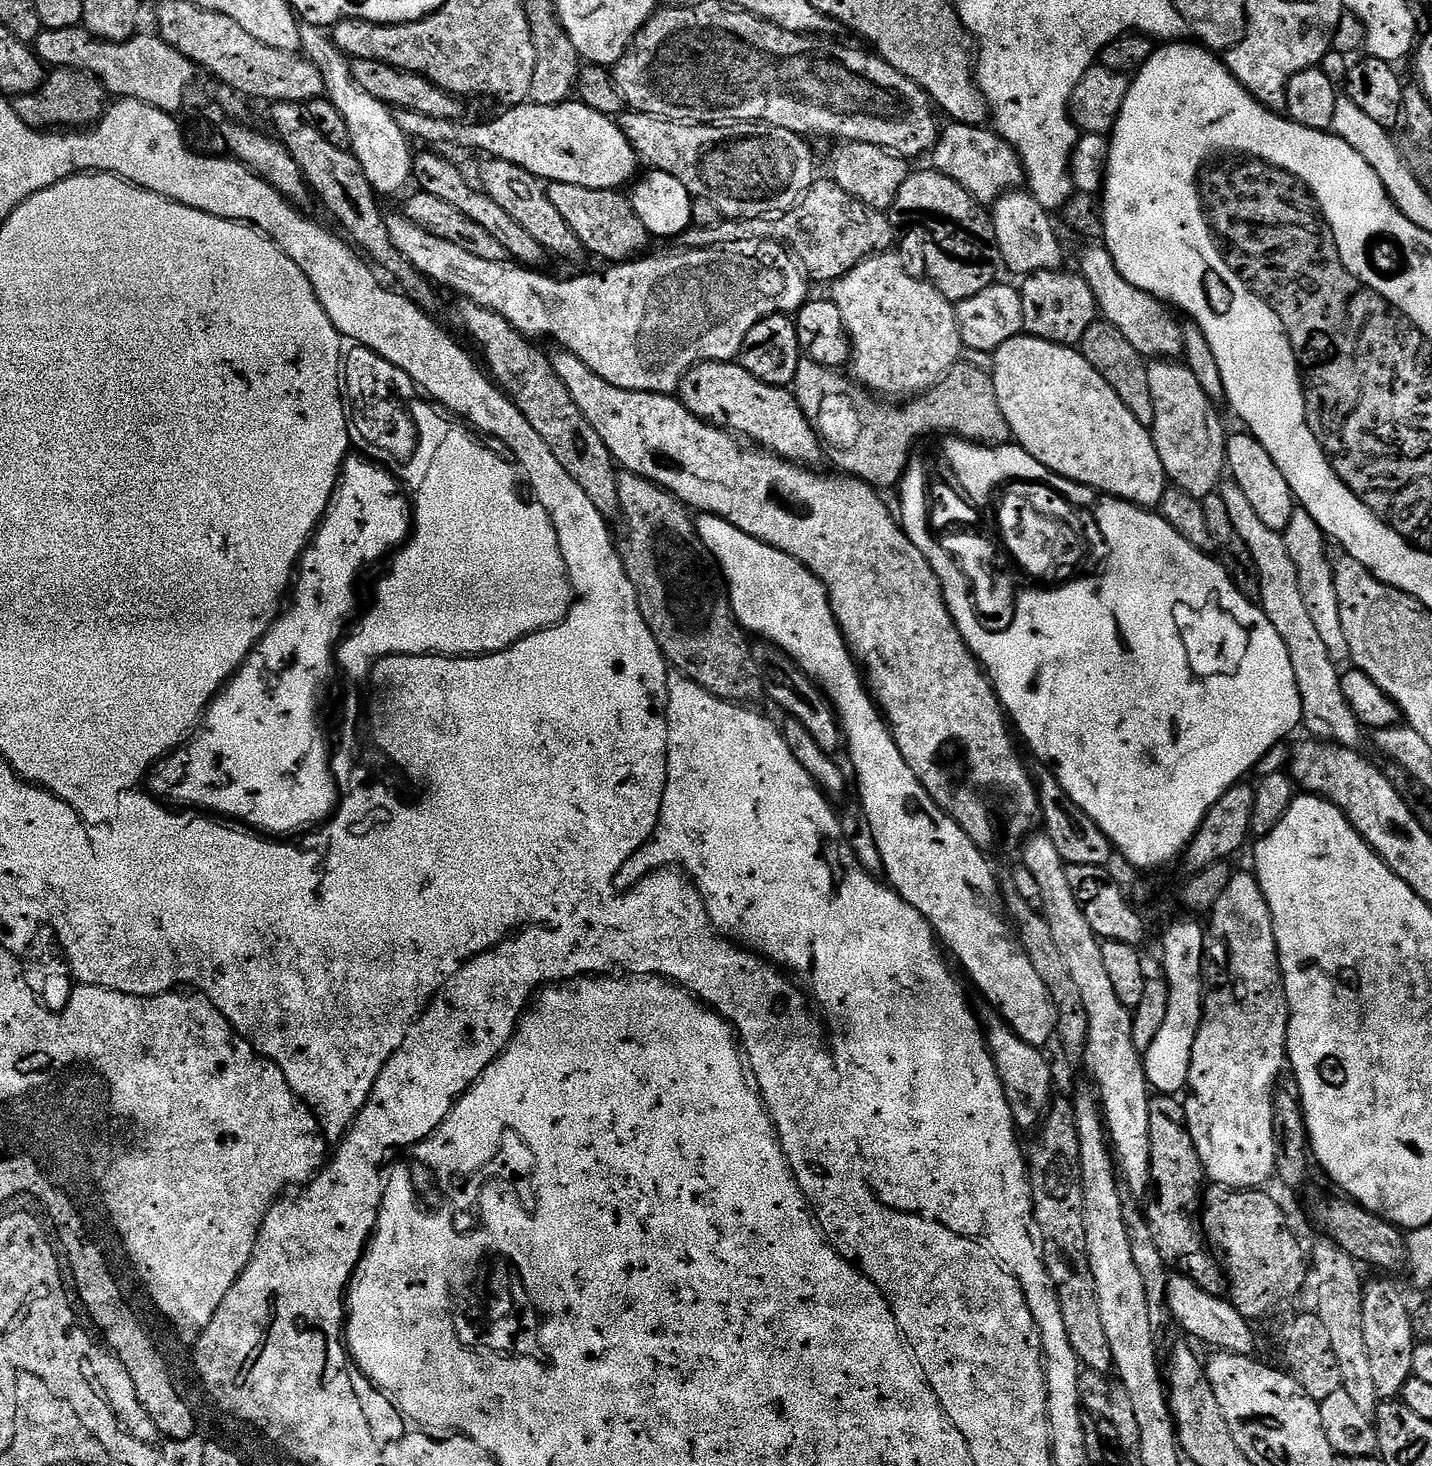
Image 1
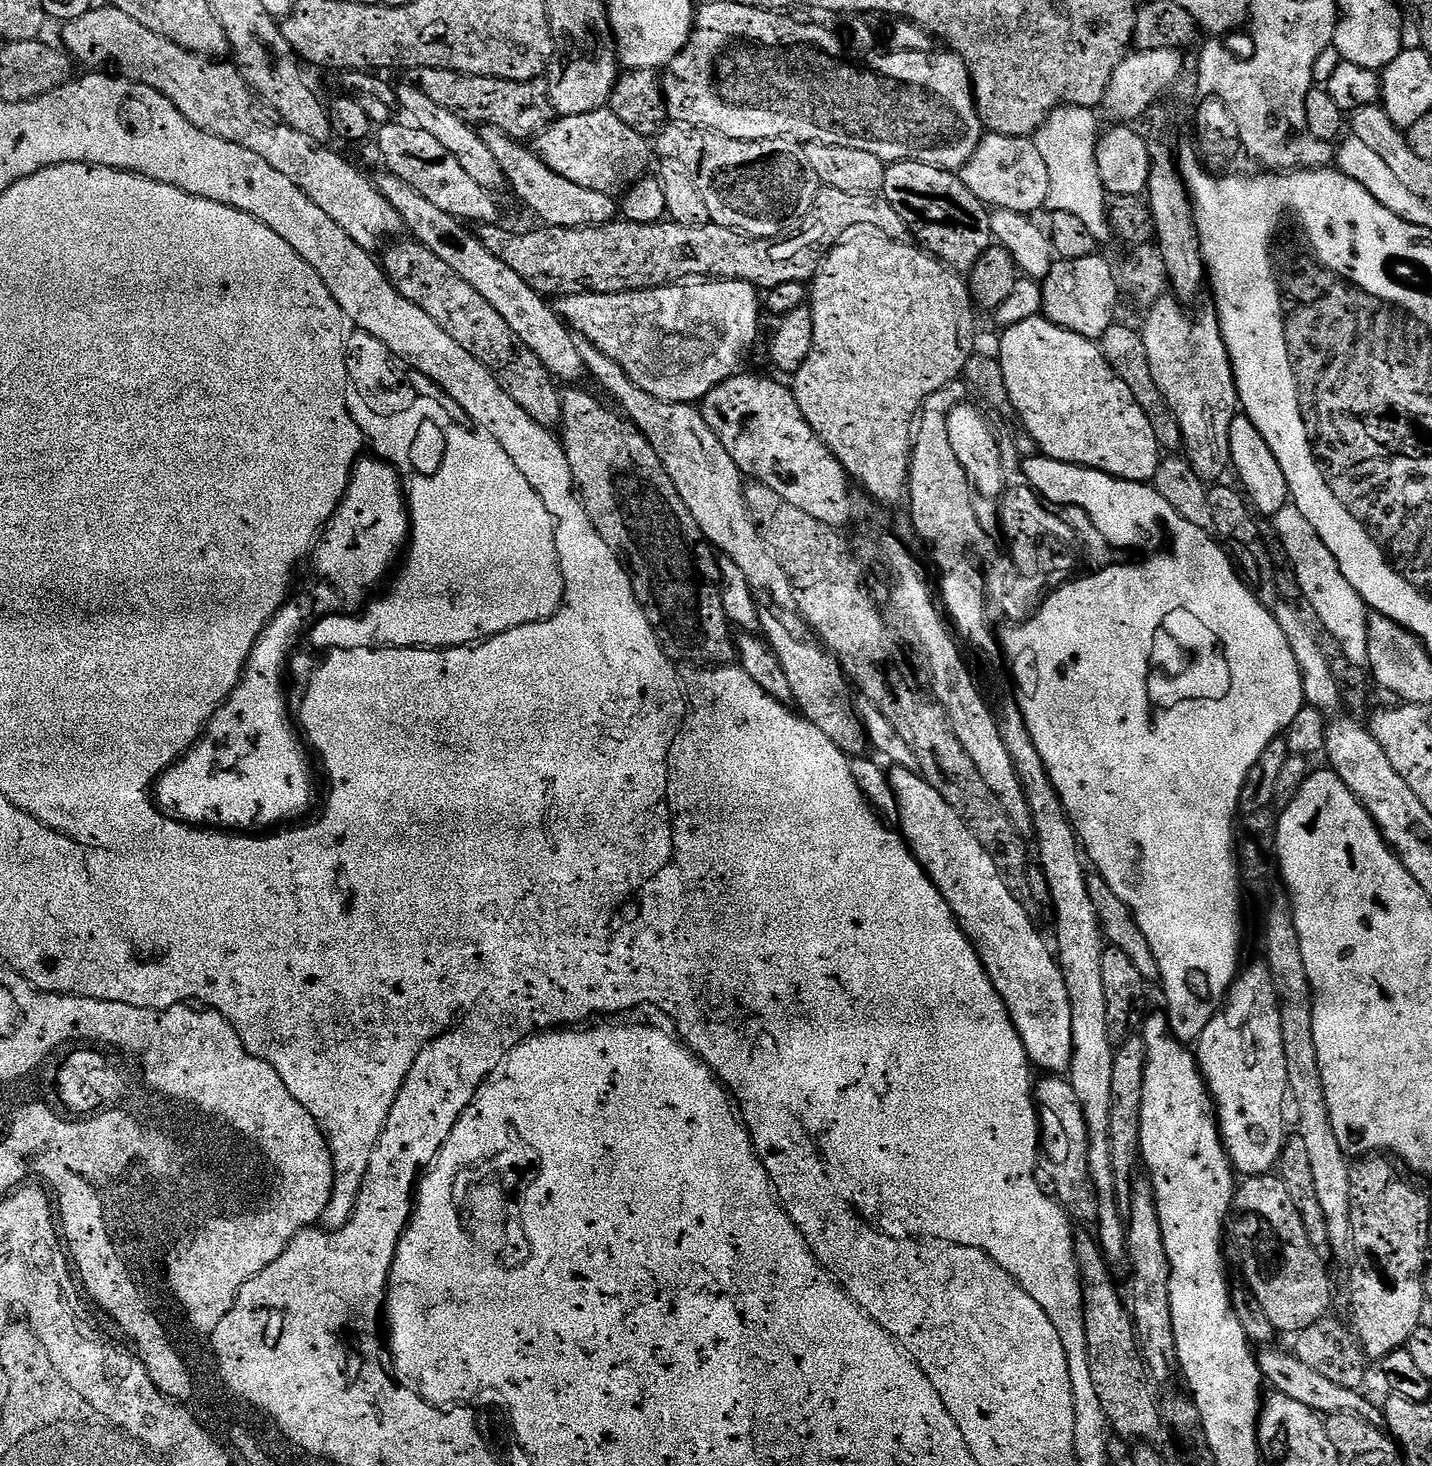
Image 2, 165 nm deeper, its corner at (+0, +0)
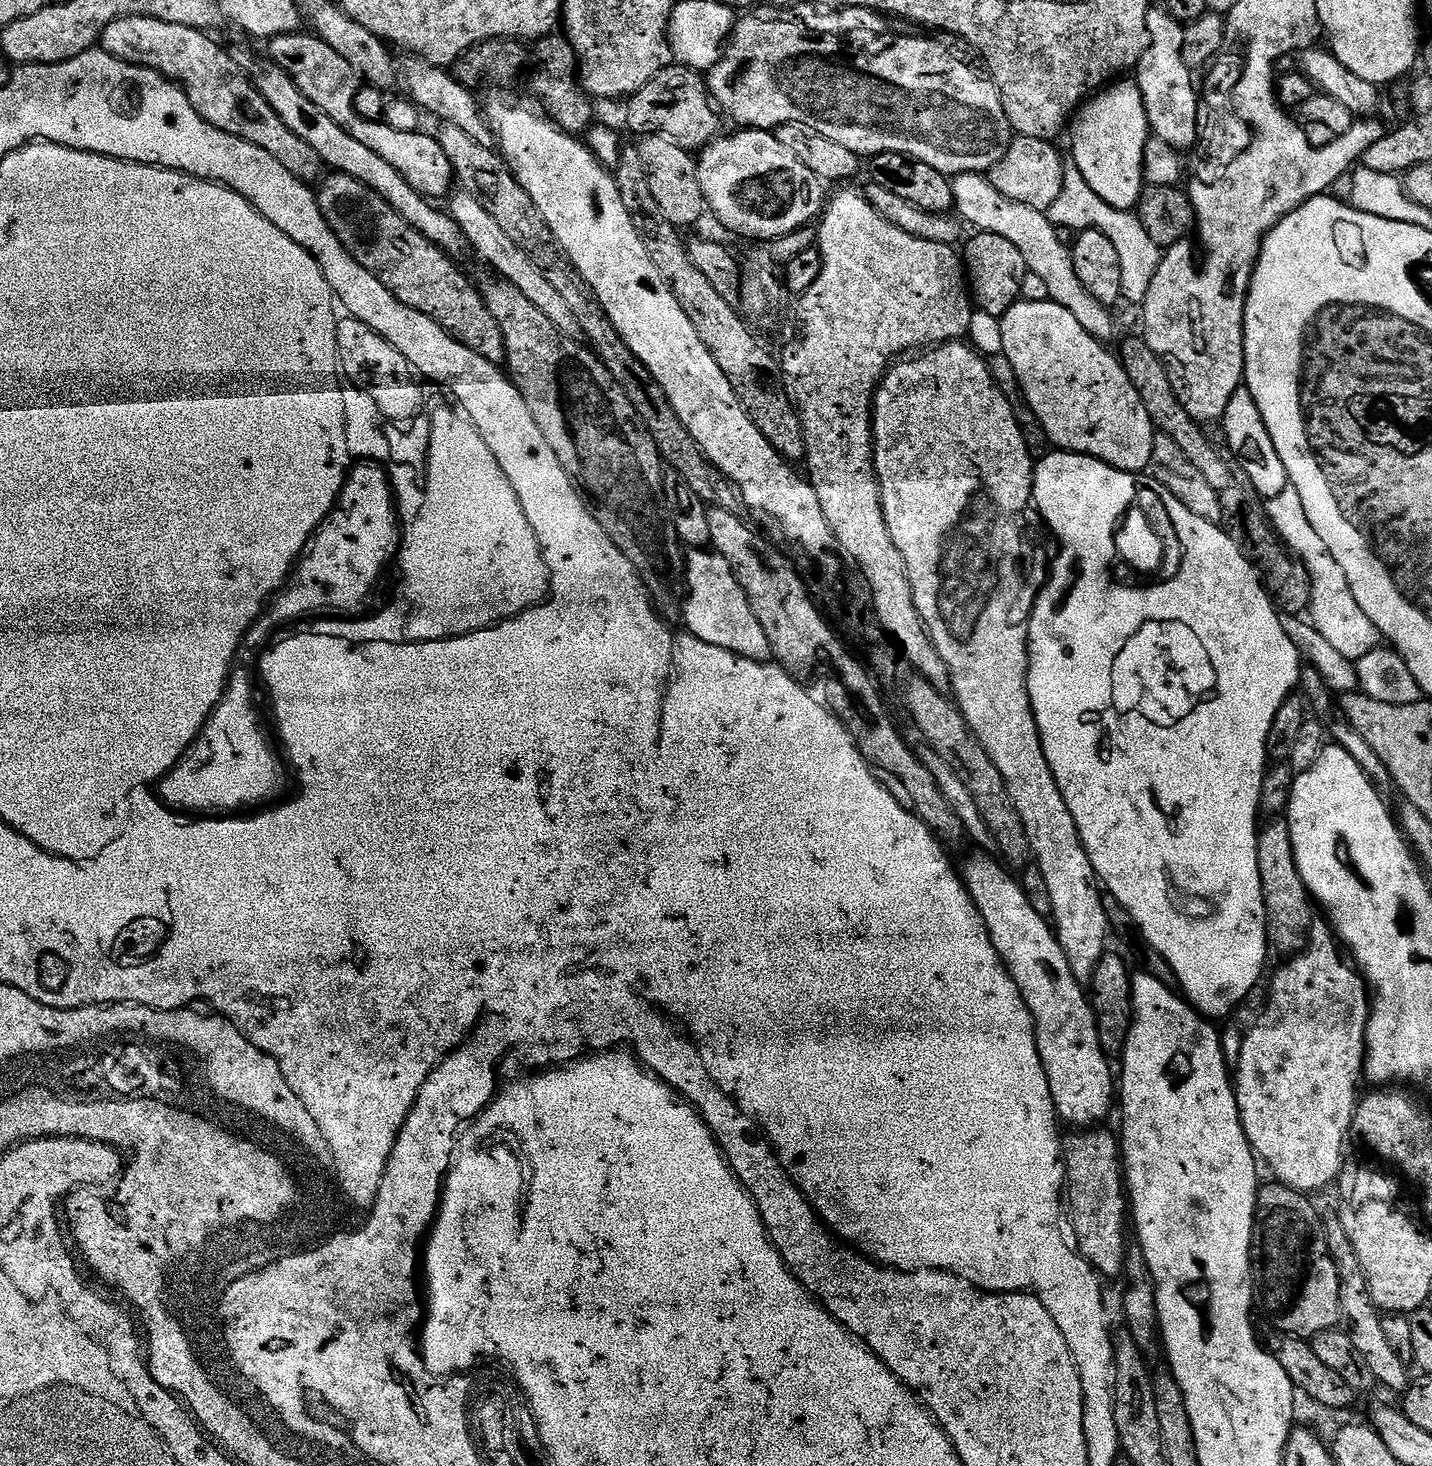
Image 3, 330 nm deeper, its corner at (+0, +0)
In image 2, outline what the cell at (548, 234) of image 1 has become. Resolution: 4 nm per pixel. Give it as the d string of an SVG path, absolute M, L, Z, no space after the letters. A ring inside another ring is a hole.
M414 82L399 85L395 89L394 100L395 103L396 101L400 103L401 110L409 116L405 117L415 127L426 130L426 134L433 136L437 142L442 142L442 146L446 146L446 150L450 150L450 154L454 154L454 158L458 158L462 170L466 170L466 174L470 174L470 178L474 178L474 182L478 182L478 186L482 186L493 194L499 193L500 187L505 187L506 181L502 168L498 166L497 159L490 154L490 149L486 147L479 131L473 125L467 124L465 120L454 114L450 114L450 110L438 106L438 102L426 98L426 94L422 94L418 85Z

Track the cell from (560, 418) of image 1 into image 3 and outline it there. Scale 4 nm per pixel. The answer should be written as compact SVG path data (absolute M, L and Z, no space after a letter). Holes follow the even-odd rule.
M332 172L325 175L319 181L316 201L326 222L334 230L338 242L342 242L348 253L359 264L364 264L366 270L370 270L370 274L374 274L374 278L378 278L378 282L382 282L382 286L390 290L390 294L396 295L399 302L421 311L434 322L438 322L438 326L442 326L442 330L449 332L458 343L474 350L474 354L486 358L491 364L500 366L505 363L506 342L502 330L498 330L494 314L490 314L486 302L480 297L479 287L473 281L472 284L468 281L467 274L456 265L457 261L453 257L438 246L434 246L422 234L418 234L418 230L411 228L381 196L370 190L370 186L346 174Z

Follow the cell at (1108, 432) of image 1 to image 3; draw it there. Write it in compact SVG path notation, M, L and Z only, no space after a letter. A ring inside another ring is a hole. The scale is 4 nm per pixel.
M1046 299L1042 302L1030 302L1029 300L1020 300L1006 310L1004 316L1000 317L1002 326L1002 346L1004 347L1002 355L1010 358L1010 366L1014 366L1014 374L1018 378L1021 390L1024 391L1026 402L1030 410L1034 410L1036 423L1039 431L1048 435L1049 441L1057 449L1065 452L1080 452L1084 456L1092 456L1095 460L1101 460L1110 465L1111 468L1117 468L1123 472L1143 473L1150 462L1150 453L1154 450L1154 438L1157 431L1152 427L1150 414L1146 414L1146 406L1142 406L1142 398L1138 398L1138 390L1134 390L1134 382L1126 374L1126 370L1120 365L1119 355L1115 351L1107 352L1105 345L1099 340L1095 340L1086 330L1082 330L1082 325L1078 323L1078 318L1070 314L1070 310L1062 310L1052 300Z

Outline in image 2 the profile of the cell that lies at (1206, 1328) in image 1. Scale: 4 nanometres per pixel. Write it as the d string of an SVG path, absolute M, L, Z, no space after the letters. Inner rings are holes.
M1264 1346L1259 1349L1258 1359L1260 1361L1260 1372L1263 1373L1265 1381L1275 1391L1286 1394L1286 1398L1294 1398L1296 1402L1302 1402L1302 1406L1310 1406L1310 1410L1314 1410L1318 1414L1331 1414L1333 1412L1355 1412L1356 1415L1361 1416L1363 1420L1370 1421L1371 1424L1377 1426L1385 1423L1386 1417L1379 1407L1376 1408L1363 1396L1363 1391L1355 1388L1347 1388L1346 1386L1340 1386L1338 1382L1332 1382L1330 1378L1326 1378L1323 1374L1318 1374L1318 1370L1314 1370L1311 1366L1306 1366L1306 1362L1302 1362L1302 1358L1298 1358L1295 1351L1288 1350L1283 1352L1280 1348L1268 1348L1272 1346Z

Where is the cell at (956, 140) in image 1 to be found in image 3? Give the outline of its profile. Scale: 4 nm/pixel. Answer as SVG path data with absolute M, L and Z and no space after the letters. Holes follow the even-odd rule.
M1016 136L1006 150L1002 162L992 168L990 179L994 190L1022 206L1030 206L1034 210L1047 213L1054 202L1058 202L1058 194L1062 194L1064 169L1066 160L1060 157L1057 145L1050 140Z

